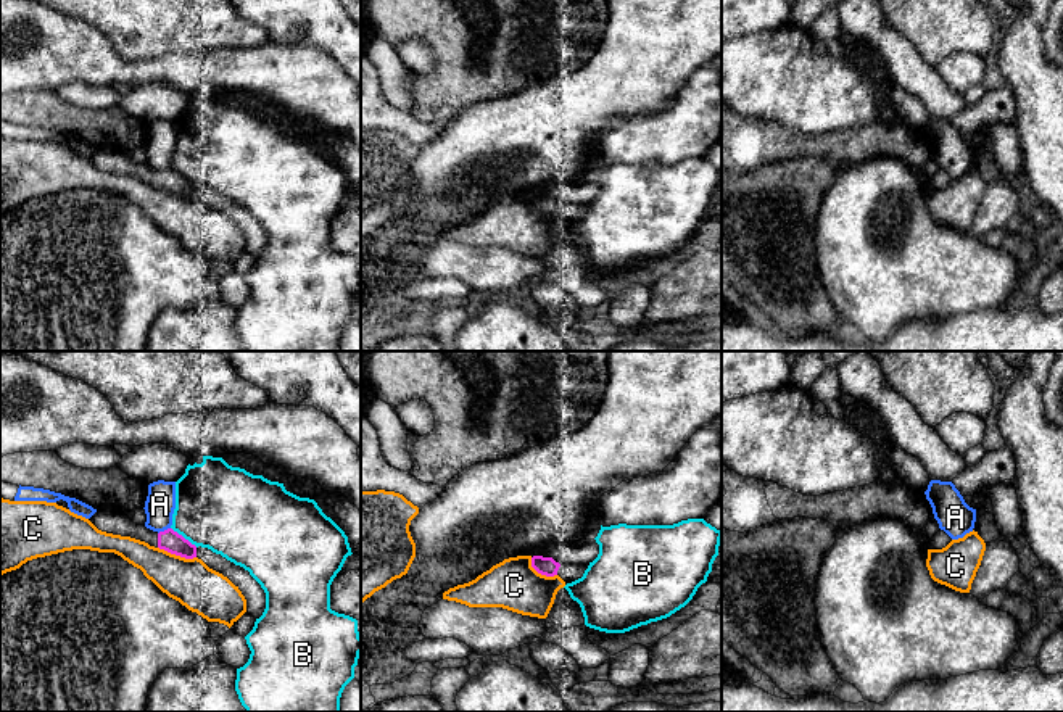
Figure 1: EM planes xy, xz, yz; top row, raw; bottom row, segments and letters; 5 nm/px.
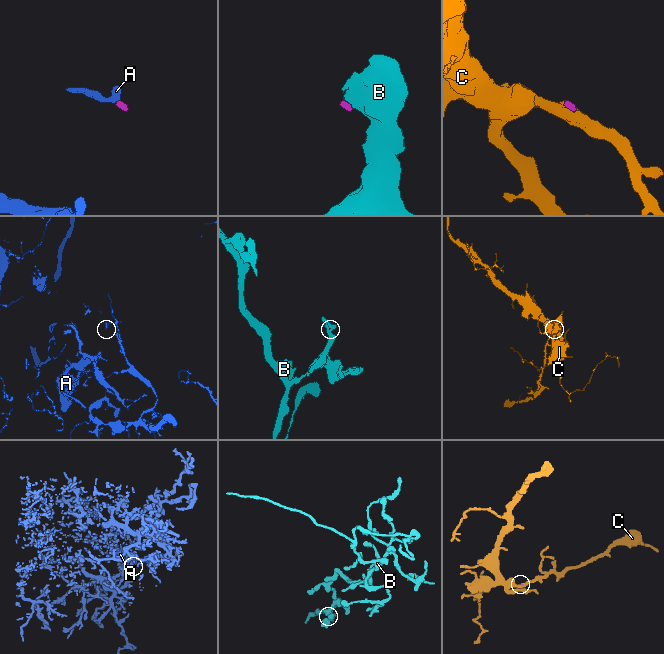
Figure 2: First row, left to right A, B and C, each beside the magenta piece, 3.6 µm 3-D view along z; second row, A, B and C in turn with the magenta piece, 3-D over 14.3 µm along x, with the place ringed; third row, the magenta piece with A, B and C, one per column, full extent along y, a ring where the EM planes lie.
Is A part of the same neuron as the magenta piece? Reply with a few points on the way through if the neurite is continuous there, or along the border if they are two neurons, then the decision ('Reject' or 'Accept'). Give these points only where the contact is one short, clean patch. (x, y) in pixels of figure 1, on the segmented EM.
Boundary: xy (169, 527), (158, 534). Reject

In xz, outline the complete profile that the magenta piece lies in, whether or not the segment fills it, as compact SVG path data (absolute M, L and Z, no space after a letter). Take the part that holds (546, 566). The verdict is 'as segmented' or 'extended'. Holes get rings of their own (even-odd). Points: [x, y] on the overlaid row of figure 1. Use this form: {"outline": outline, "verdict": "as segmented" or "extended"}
{"outline": "M533 556L532 567L546 577L559 575L565 585L583 577L589 564L559 564L552 557Z", "verdict": "extended"}

